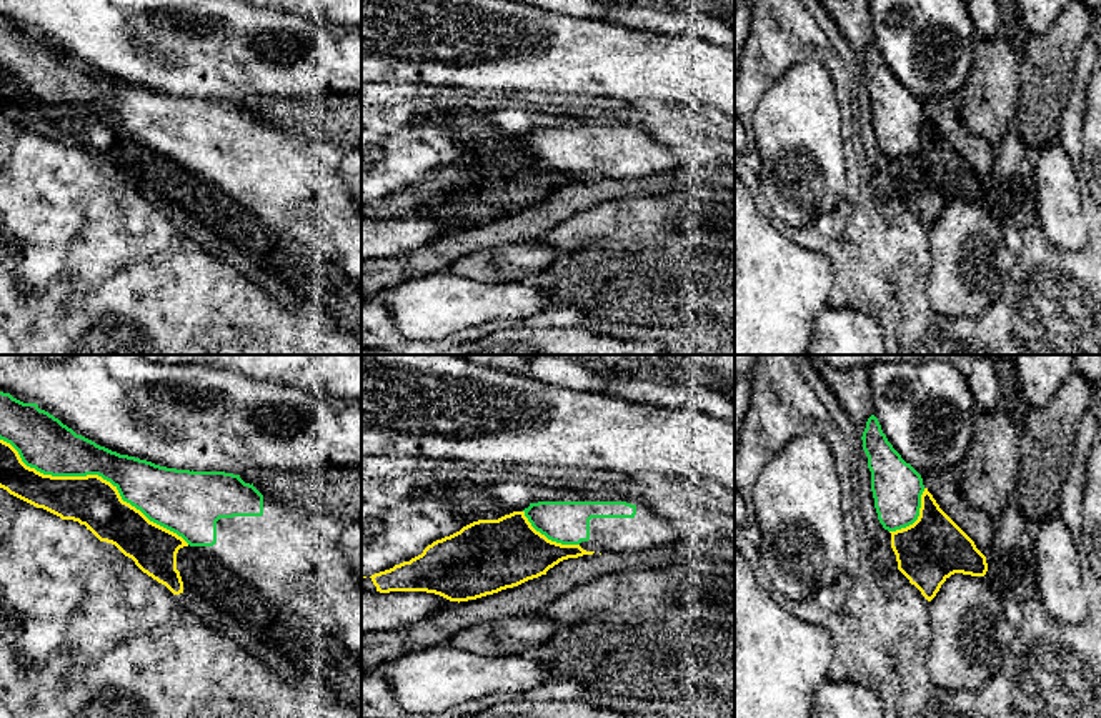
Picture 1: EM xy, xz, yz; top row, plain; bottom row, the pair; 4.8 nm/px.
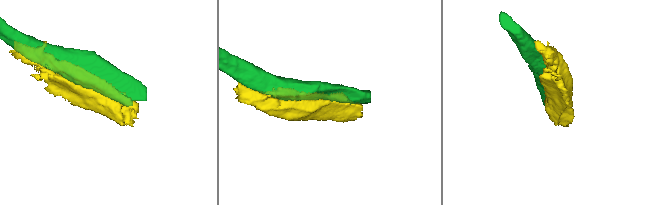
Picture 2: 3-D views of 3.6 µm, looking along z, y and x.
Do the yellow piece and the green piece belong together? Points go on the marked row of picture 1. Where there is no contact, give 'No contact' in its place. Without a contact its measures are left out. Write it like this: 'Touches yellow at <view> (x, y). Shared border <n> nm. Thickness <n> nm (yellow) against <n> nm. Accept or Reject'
Touches yellow at xy (95, 475). Shared border 1050 nm. Thickness 240 nm (yellow) against 260 nm. Reject

